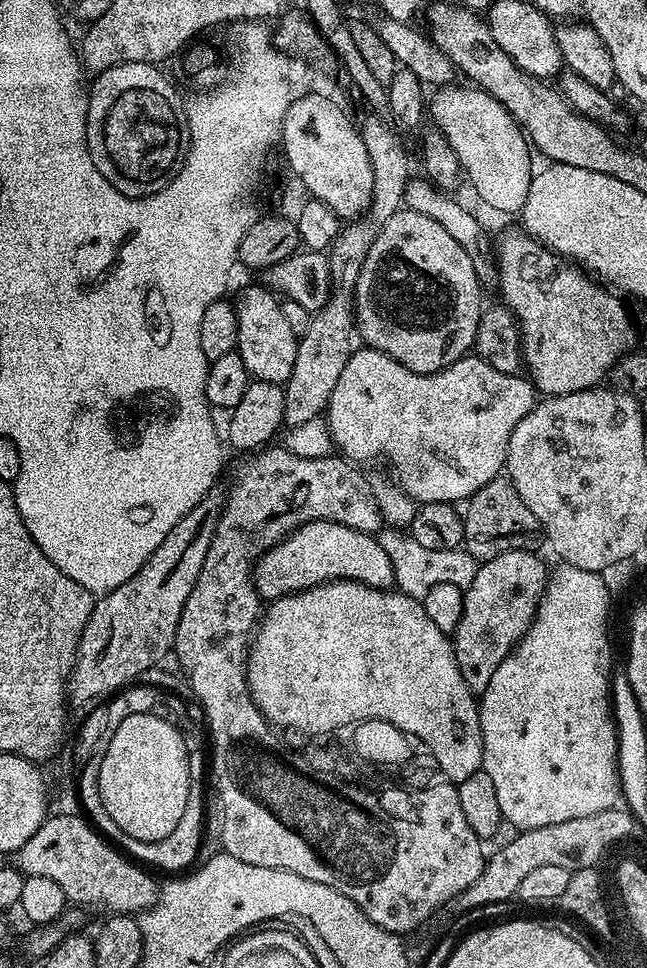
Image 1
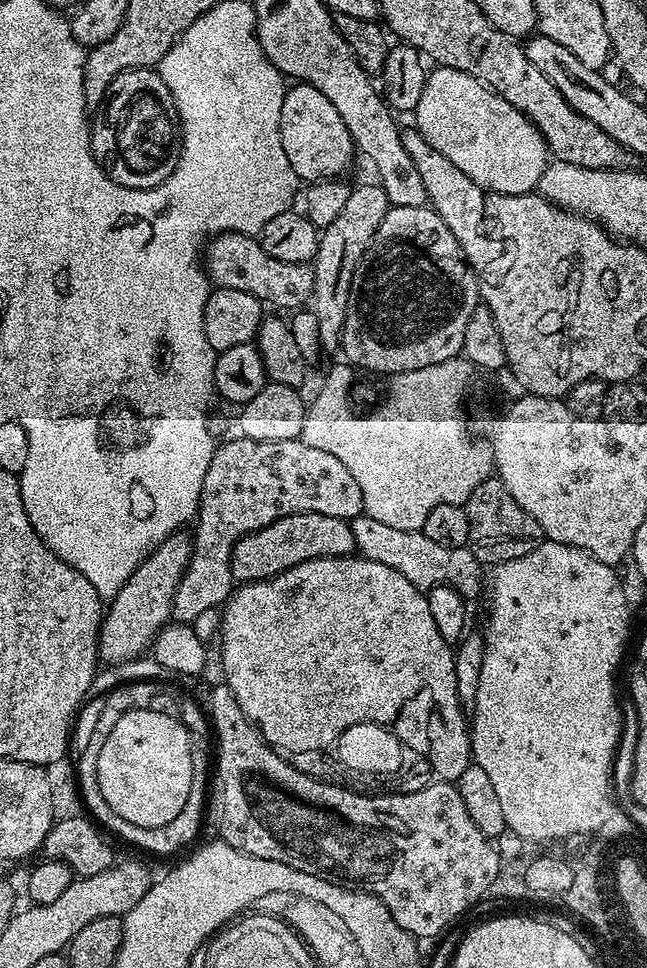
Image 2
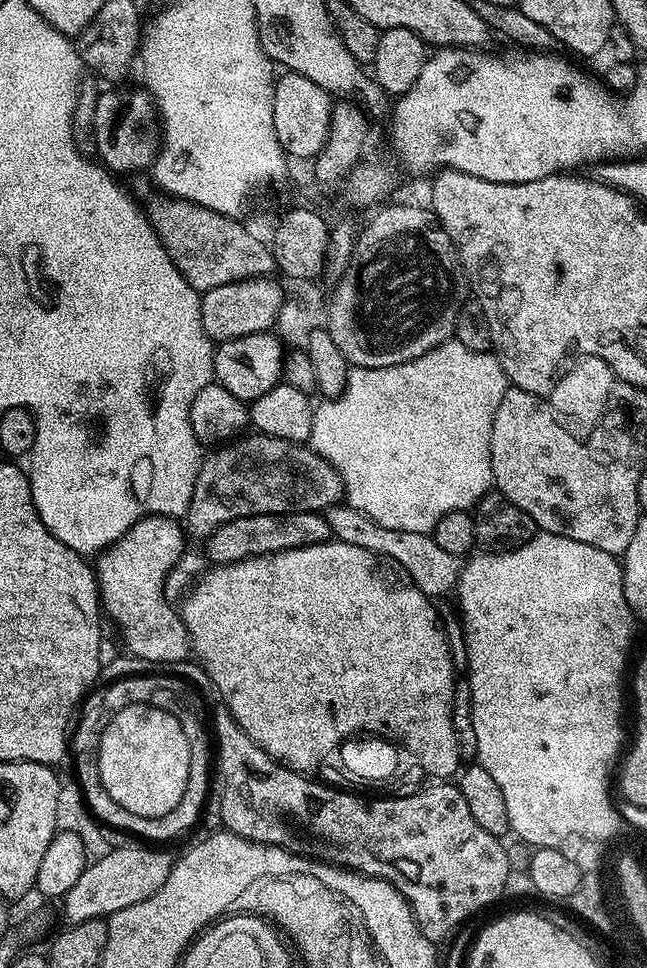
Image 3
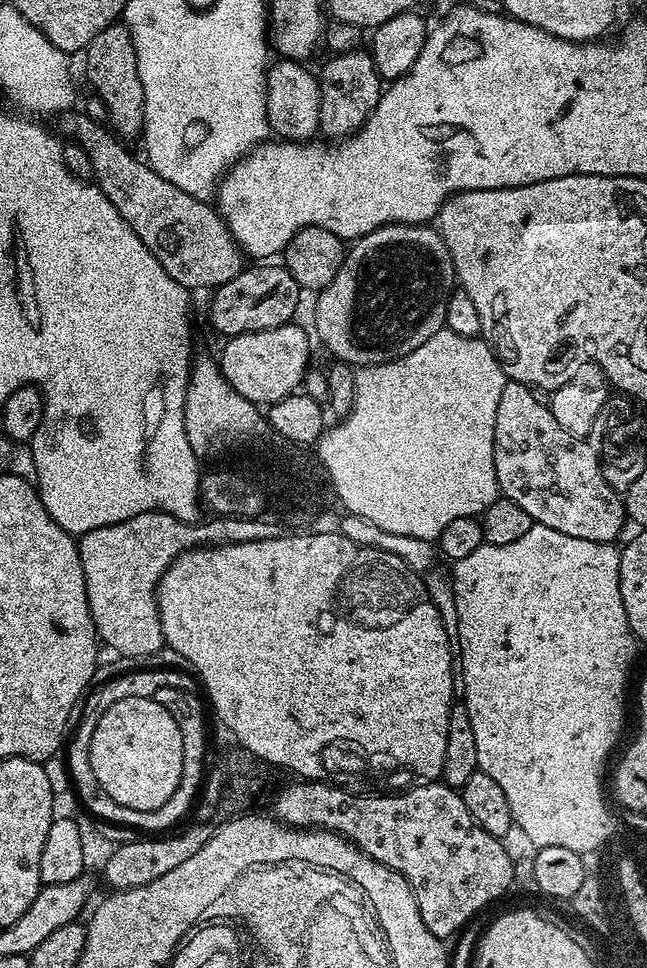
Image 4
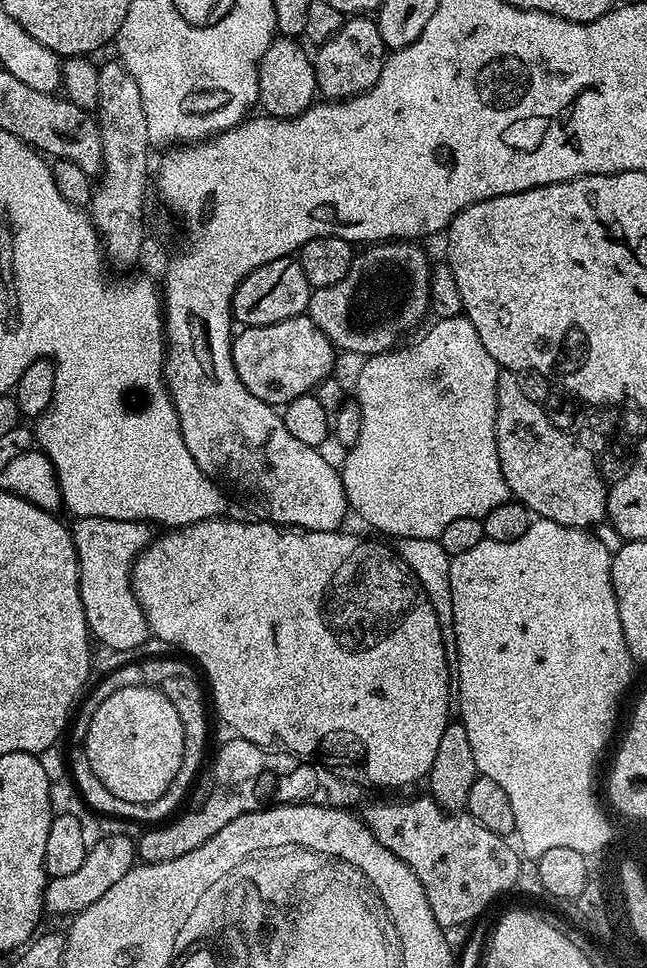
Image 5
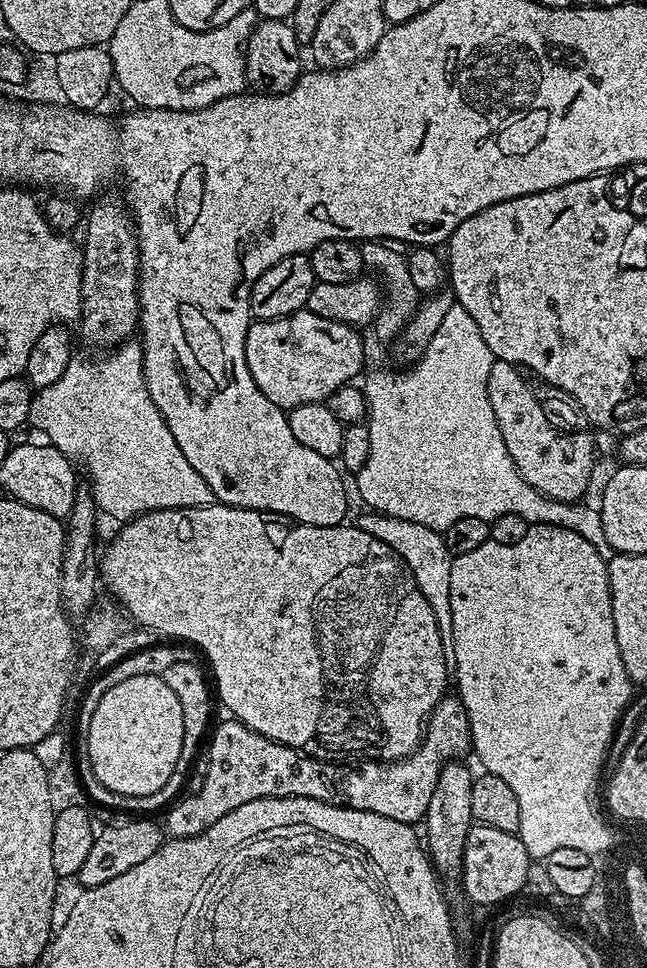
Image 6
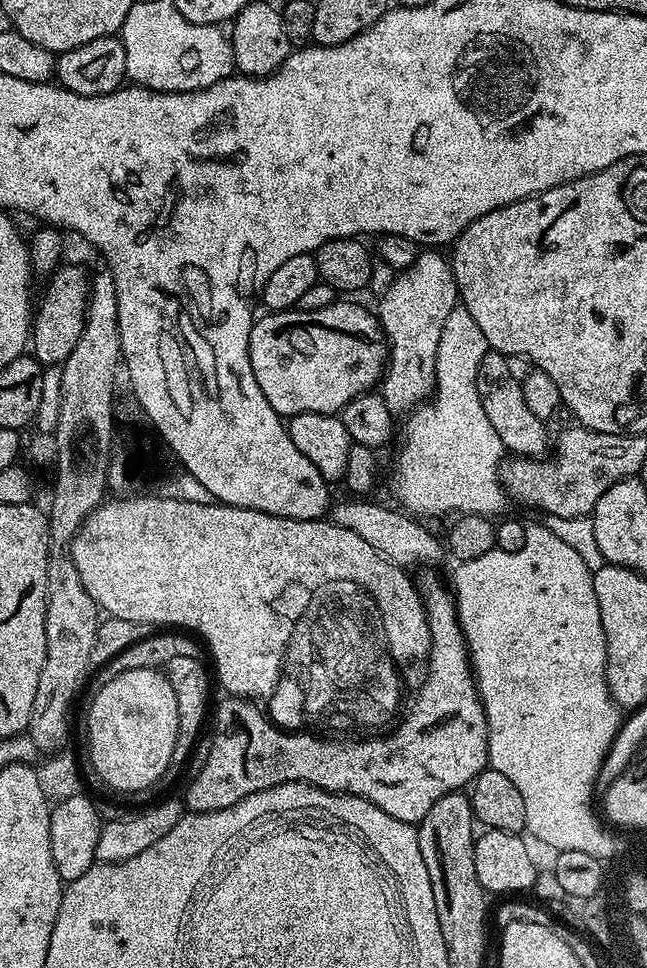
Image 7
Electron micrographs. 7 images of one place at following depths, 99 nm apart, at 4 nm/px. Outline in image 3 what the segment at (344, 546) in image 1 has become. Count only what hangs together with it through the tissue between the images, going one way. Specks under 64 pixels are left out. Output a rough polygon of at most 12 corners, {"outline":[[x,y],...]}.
{"outline":[[289,510],[231,520],[209,557],[237,564],[314,546],[333,534],[324,514]]}

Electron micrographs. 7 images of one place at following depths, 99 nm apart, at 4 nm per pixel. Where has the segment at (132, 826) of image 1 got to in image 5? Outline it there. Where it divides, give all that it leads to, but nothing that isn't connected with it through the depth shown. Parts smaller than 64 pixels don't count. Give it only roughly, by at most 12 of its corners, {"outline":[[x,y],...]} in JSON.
{"outline":[[159,688],[110,694],[86,730],[90,770],[120,804],[149,804],[184,765]]}

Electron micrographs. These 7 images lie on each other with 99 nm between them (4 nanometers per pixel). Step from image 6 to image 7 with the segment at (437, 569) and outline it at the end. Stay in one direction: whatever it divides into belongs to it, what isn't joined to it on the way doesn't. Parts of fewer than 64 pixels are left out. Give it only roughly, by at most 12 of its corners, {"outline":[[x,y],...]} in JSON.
{"outline":[[366,498],[331,509],[398,566],[428,564],[443,543],[415,517]]}

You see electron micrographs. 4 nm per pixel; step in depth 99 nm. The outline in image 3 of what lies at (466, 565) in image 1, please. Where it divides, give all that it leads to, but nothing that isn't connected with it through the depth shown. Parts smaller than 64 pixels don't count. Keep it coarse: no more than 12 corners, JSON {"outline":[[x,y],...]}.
{"outline":[[347,504],[335,539],[400,564],[429,596],[453,591],[461,559],[429,533],[390,530]]}

